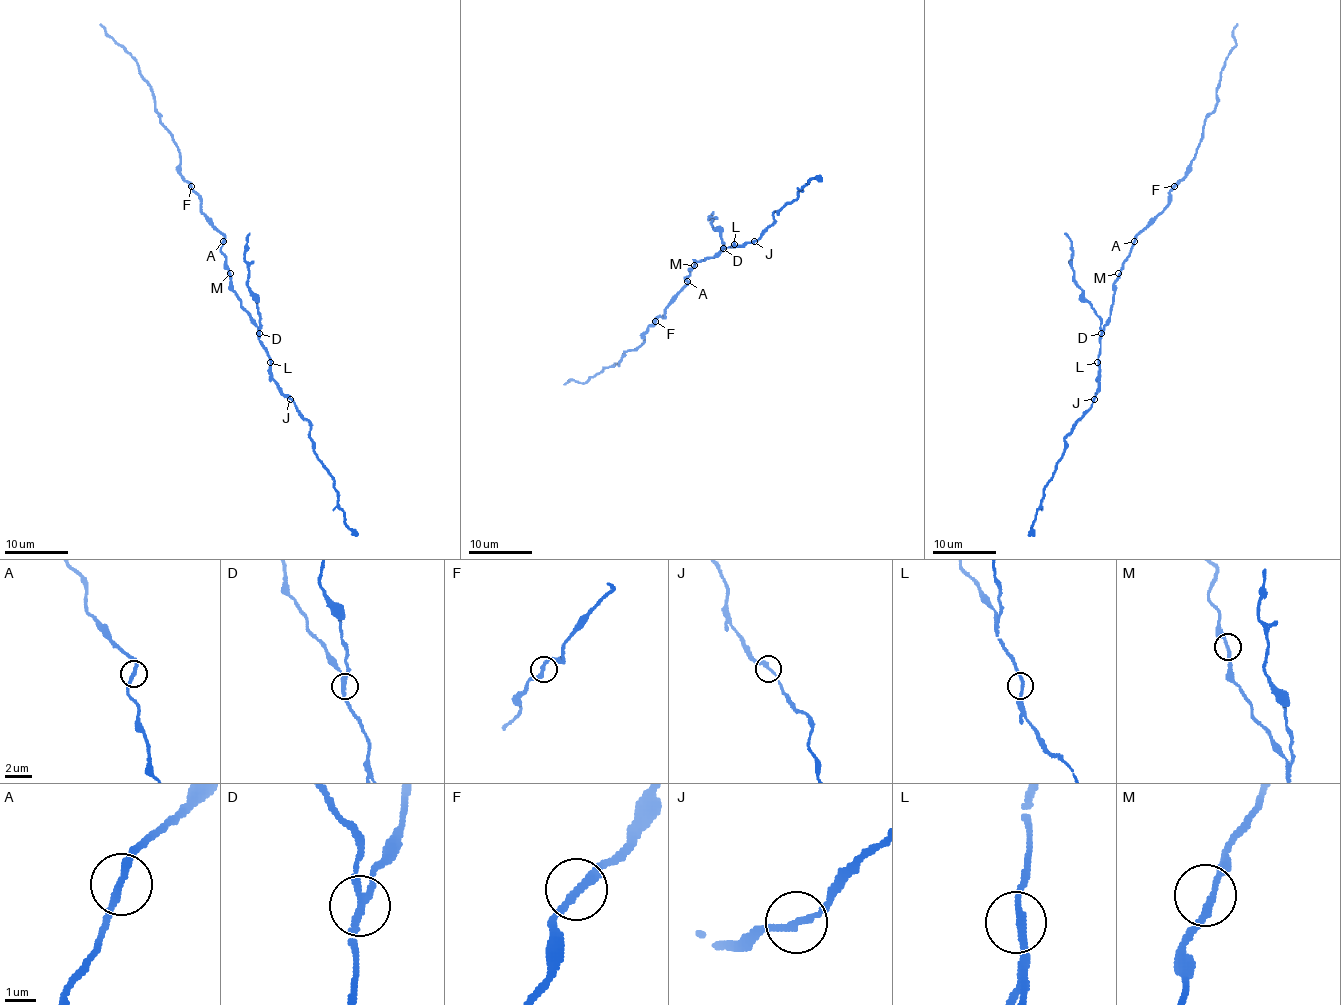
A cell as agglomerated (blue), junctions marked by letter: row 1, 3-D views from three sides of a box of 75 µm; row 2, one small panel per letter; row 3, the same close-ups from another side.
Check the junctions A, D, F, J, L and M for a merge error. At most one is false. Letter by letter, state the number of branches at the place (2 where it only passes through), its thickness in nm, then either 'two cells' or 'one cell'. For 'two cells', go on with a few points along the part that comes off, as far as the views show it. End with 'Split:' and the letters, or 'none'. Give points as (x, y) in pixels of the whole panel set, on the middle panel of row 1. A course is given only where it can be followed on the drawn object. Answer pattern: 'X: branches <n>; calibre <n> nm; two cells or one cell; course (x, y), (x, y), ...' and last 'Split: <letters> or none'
A: branches 2; calibre 240 nm; one cell
D: branches 3; calibre 200 nm; two cells; course (722, 248), (721, 233), (713, 221), (708, 219), (713, 211)
F: branches 2; calibre 280 nm; one cell
J: branches 2; calibre 240 nm; one cell
L: branches 2; calibre 240 nm; one cell
M: branches 2; calibre 220 nm; one cell
Split: D

